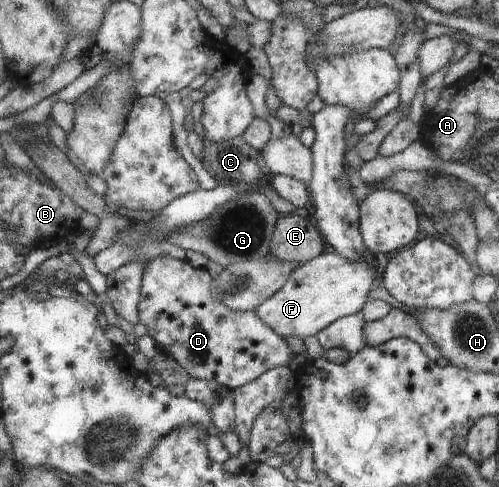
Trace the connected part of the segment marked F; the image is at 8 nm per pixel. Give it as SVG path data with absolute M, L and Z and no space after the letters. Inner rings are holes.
M335 252L319 253L318 256L311 258L308 262L299 264L291 272L283 287L262 304L259 304L254 312L263 324L275 332L276 336L281 338L283 336L295 336L302 340L305 336L314 336L335 320L359 312L367 301L368 292L376 286L375 282L377 281L375 279L379 274L375 261L369 254L363 256L363 261L351 261L342 258Z

